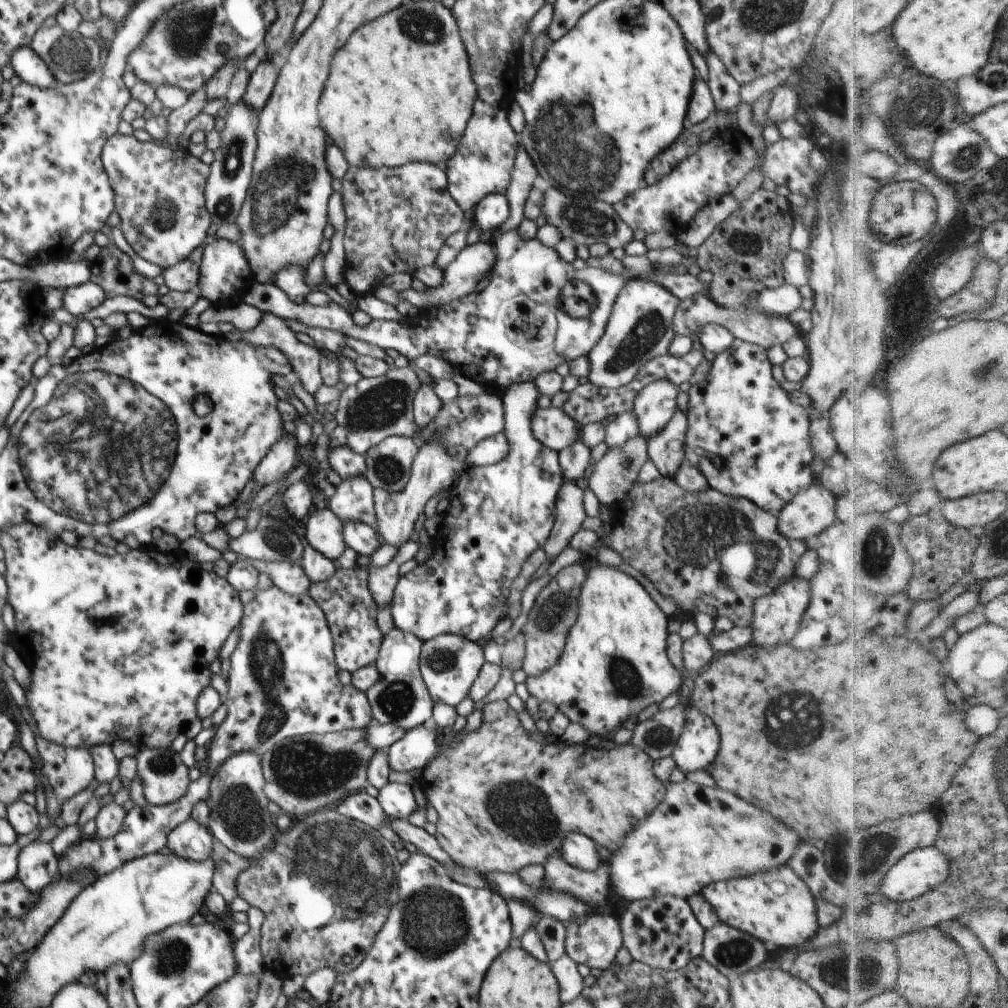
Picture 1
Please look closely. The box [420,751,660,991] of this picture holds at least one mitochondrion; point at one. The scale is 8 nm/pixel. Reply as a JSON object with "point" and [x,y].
{"point":[515,808]}

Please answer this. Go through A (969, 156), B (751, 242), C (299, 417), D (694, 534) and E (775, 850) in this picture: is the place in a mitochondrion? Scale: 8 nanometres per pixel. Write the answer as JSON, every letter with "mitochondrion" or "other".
{"A":"mitochondrion","B":"mitochondrion","C":"other","D":"mitochondrion","E":"other"}

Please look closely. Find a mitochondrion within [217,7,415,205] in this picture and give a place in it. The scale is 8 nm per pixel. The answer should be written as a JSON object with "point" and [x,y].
{"point":[233,158]}

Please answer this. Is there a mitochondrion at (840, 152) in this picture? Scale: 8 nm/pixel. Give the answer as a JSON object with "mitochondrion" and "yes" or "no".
{"mitochondrion":"no"}

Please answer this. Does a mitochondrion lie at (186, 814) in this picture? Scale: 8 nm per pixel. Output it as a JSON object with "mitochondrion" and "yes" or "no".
{"mitochondrion":"no"}

